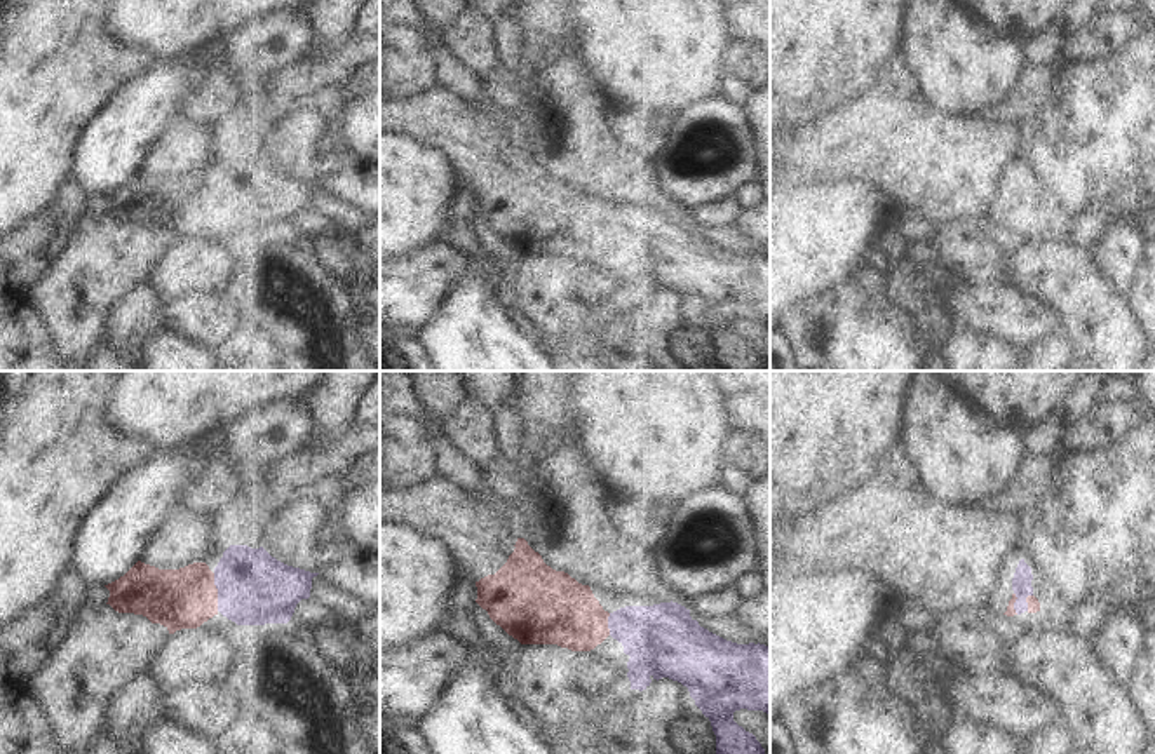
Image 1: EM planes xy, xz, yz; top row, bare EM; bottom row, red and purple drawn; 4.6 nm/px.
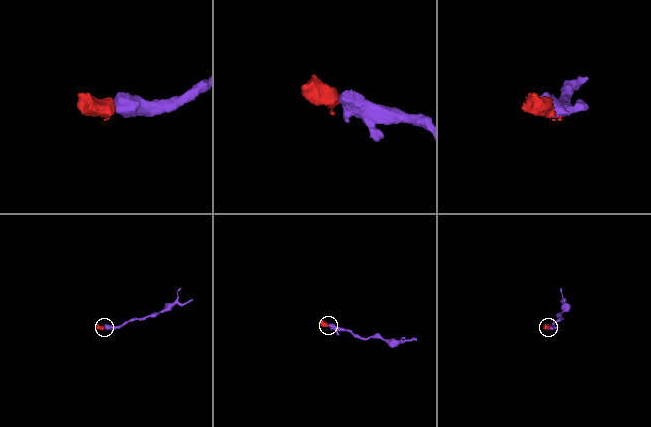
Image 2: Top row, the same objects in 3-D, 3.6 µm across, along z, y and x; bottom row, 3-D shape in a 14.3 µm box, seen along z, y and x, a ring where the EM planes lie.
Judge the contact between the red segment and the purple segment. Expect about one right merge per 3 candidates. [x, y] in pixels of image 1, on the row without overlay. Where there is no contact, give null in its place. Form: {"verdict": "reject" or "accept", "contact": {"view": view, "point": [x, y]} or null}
{"verdict": "accept", "contact": {"view": "xy", "point": [216, 202]}}

